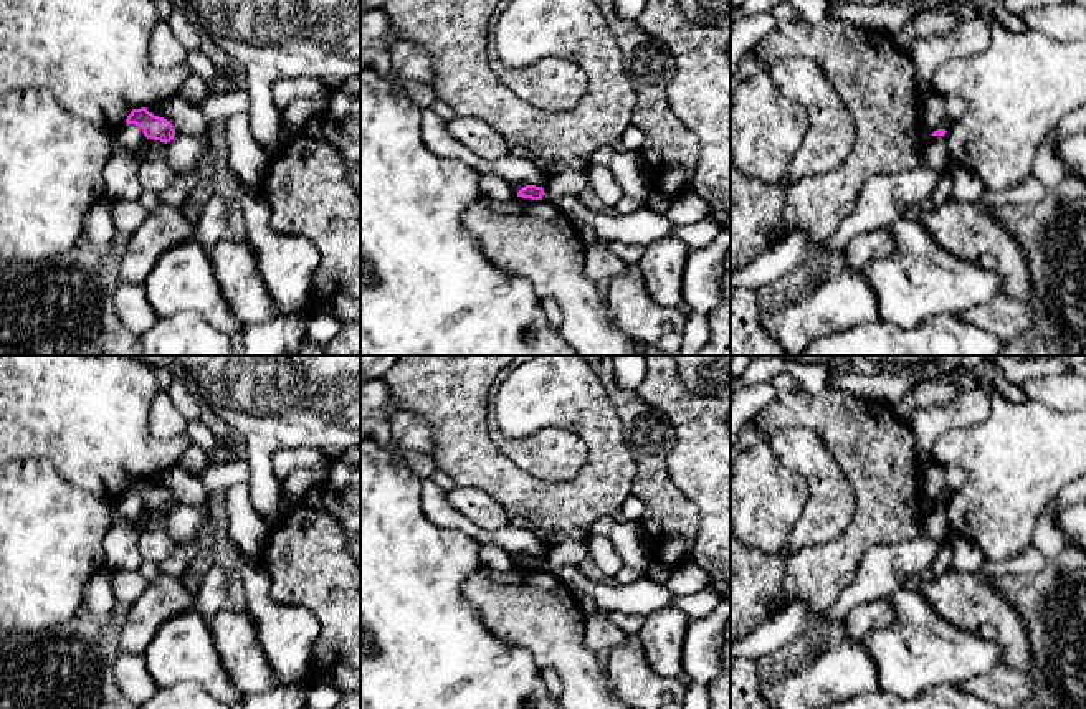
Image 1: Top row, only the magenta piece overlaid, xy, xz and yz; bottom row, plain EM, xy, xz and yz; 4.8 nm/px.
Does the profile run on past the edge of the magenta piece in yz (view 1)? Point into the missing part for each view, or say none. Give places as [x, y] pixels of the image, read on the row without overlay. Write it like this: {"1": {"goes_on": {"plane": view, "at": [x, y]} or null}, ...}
{"1": {"goes_on": null}}

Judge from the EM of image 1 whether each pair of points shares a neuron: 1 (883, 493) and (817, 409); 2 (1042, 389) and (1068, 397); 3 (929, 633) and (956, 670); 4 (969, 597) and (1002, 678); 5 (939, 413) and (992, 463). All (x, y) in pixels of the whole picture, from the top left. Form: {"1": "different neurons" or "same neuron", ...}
{"1": "same neuron", "2": "same neuron", "3": "same neuron", "4": "different neurons", "5": "different neurons"}

